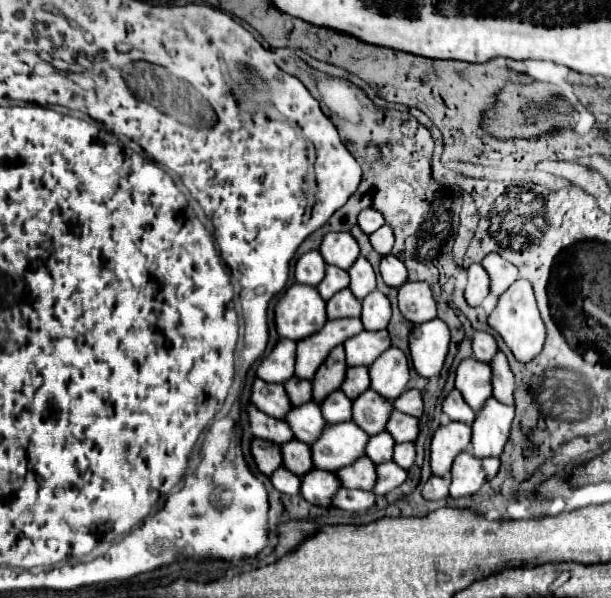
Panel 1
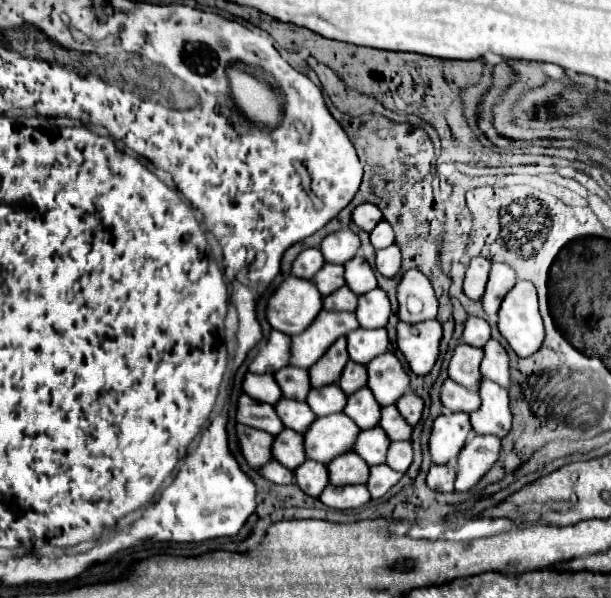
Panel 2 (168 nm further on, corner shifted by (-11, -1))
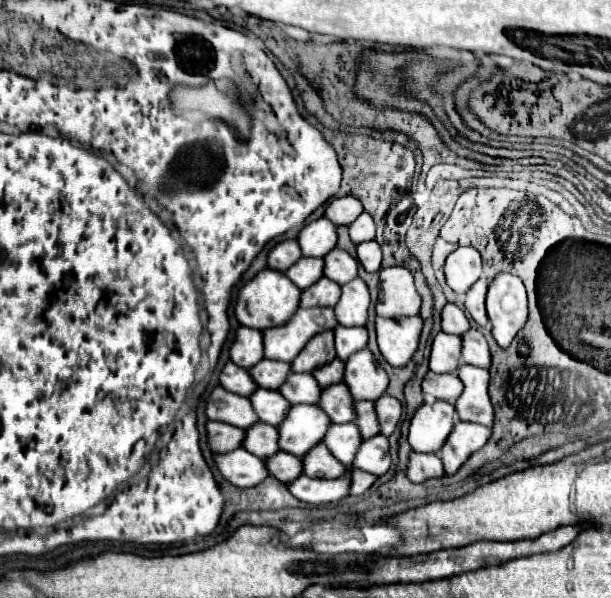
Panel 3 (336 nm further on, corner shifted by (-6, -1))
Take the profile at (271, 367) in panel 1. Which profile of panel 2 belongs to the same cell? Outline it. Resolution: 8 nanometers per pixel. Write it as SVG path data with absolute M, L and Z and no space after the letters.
M272 330L268 344L258 352L258 356L250 364L250 372L256 374L274 374L274 370L282 370L288 364L290 358L290 336Z

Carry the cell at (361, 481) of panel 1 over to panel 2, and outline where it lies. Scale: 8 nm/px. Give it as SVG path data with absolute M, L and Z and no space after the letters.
M342 454L328 464L330 484L348 486L348 484L368 484L370 466L358 454Z

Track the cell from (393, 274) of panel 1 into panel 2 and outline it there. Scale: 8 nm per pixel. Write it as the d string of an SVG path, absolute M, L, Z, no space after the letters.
M388 246L376 252L376 268L380 274L394 278L400 272L400 266L402 266L402 258L398 246Z

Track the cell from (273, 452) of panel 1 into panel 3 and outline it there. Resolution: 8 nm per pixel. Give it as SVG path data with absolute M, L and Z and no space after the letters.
M209 420L205 428L207 428L207 442L211 452L231 452L243 444L243 430L235 426Z

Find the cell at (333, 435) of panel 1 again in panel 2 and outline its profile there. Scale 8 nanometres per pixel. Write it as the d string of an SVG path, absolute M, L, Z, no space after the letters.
M332 414L316 418L314 424L304 434L306 456L310 460L328 464L336 454L352 452L352 442L360 428L346 414Z

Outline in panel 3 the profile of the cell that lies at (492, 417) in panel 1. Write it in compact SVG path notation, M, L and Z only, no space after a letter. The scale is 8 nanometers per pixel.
M461 364L457 376L465 384L463 394L455 402L457 416L465 422L477 422L483 426L493 426L495 410L491 406L487 386L489 386L489 372L479 366Z

